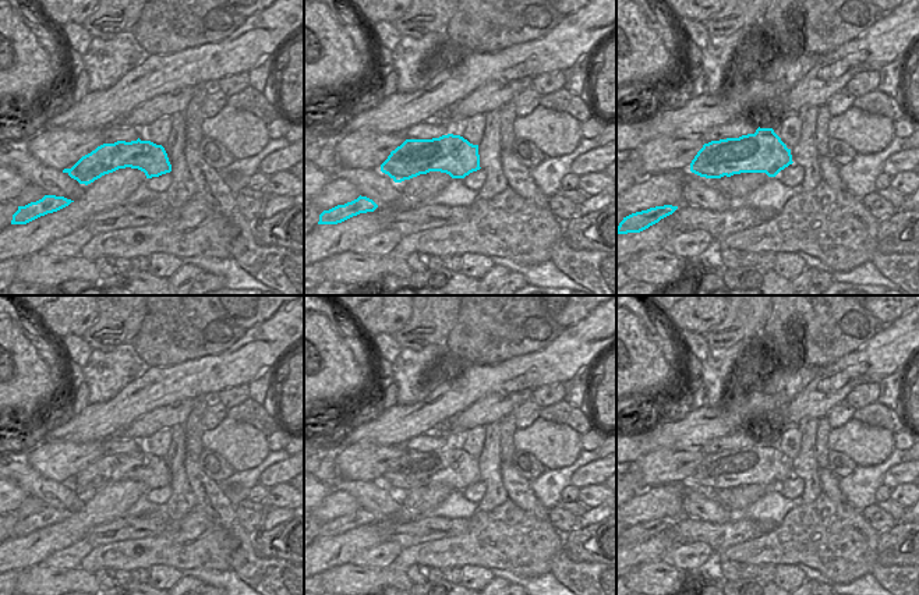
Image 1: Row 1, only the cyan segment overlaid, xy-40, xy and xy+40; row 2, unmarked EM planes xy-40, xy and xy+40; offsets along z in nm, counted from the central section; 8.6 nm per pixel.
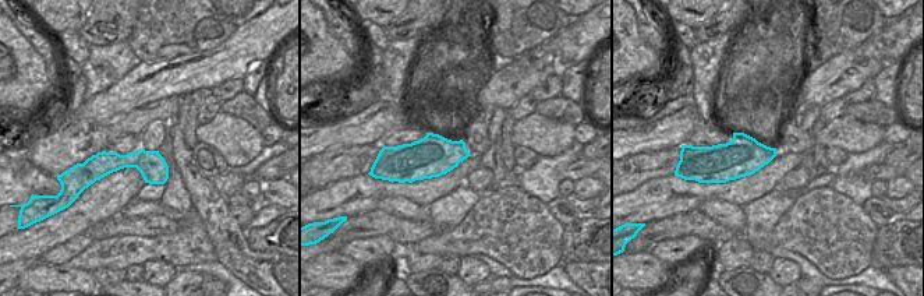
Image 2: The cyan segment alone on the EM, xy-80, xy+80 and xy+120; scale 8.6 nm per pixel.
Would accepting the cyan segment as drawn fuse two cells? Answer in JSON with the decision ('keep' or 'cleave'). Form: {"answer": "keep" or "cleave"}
{"answer": "cleave"}

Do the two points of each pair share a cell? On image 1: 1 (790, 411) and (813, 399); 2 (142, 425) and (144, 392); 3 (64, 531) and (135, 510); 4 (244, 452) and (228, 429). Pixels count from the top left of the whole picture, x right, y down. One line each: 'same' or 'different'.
1: same
2: different
3: different
4: same

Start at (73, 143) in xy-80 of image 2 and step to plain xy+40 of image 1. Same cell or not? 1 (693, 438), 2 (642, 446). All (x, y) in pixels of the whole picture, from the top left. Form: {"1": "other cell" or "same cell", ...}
{"1": "other cell", "2": "other cell"}

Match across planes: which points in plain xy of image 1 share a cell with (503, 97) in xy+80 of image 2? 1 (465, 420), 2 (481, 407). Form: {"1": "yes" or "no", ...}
{"1": "yes", "2": "yes"}

